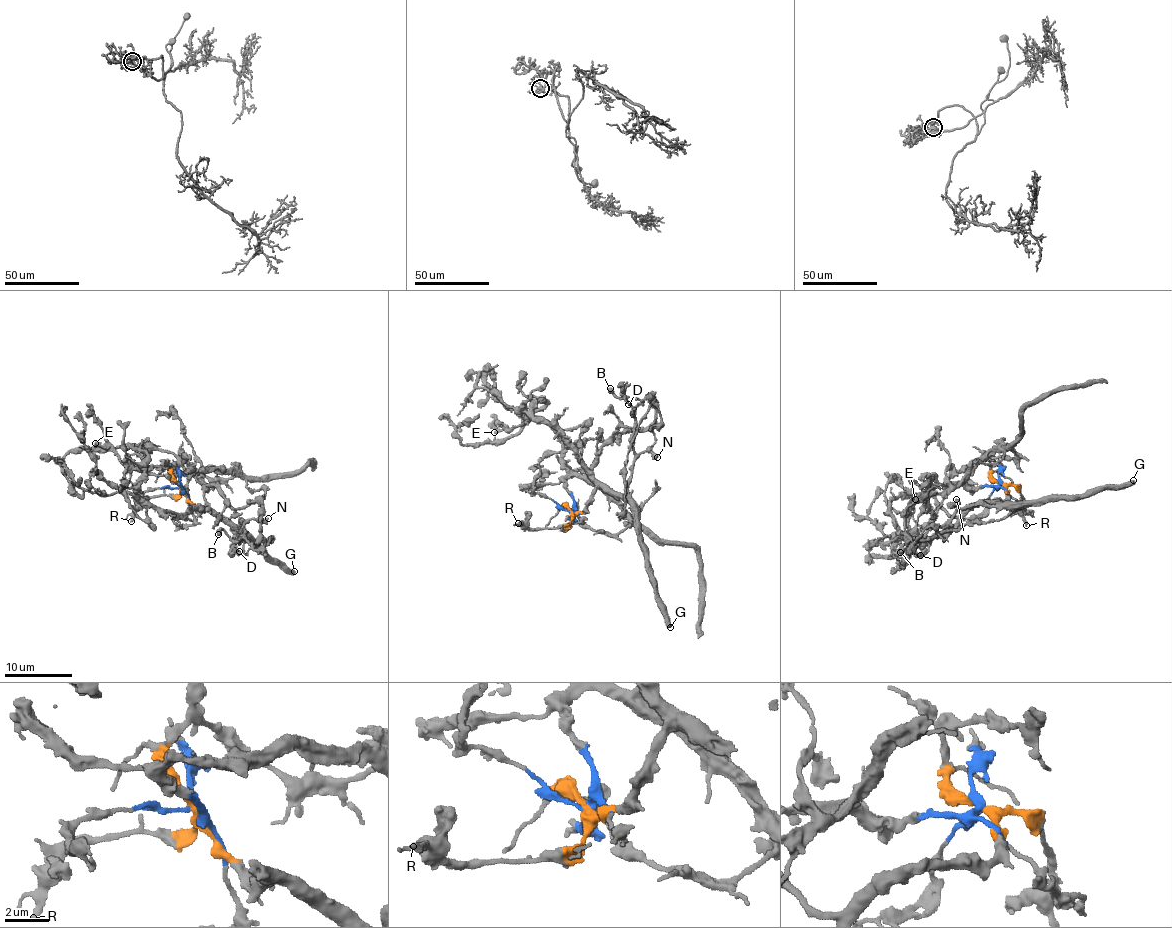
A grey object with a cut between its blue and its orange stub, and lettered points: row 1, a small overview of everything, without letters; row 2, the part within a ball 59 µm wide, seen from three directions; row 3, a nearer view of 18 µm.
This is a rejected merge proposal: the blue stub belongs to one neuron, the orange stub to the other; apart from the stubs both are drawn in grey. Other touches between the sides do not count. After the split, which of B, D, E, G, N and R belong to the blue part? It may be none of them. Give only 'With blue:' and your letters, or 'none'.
With blue: E

